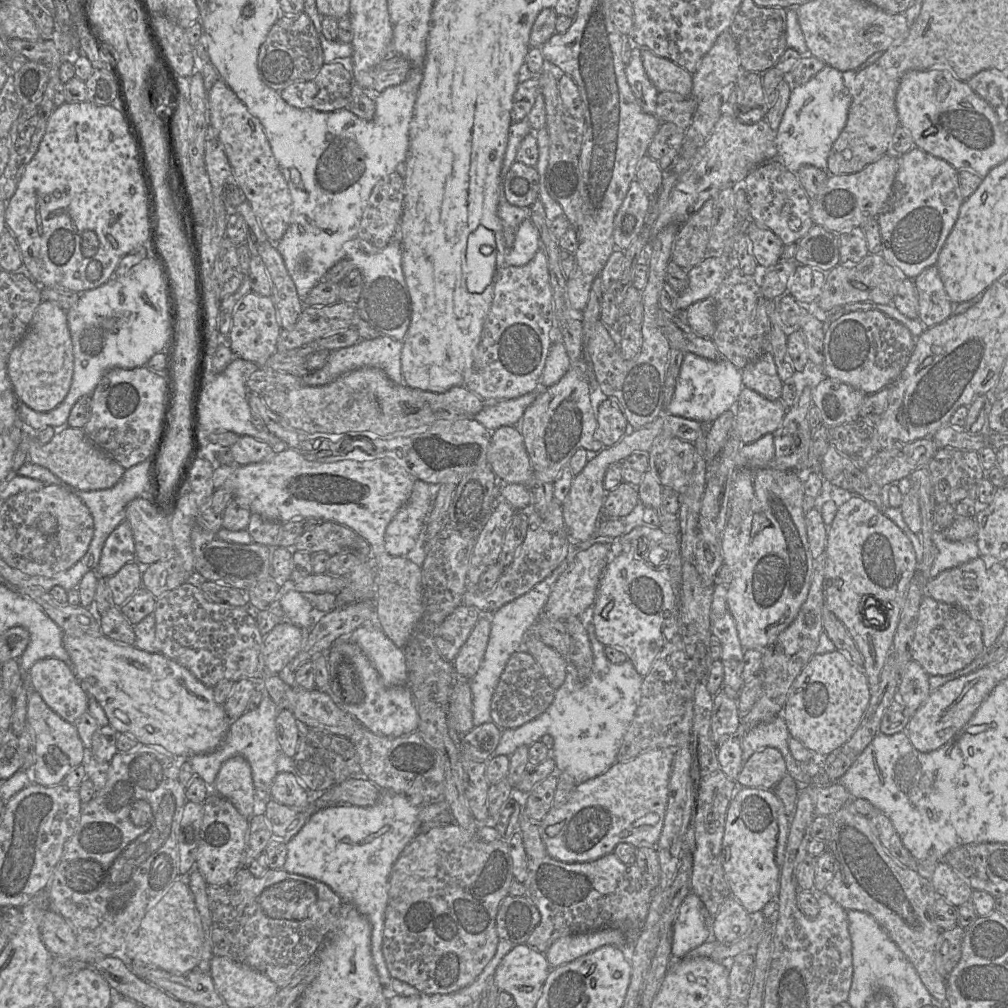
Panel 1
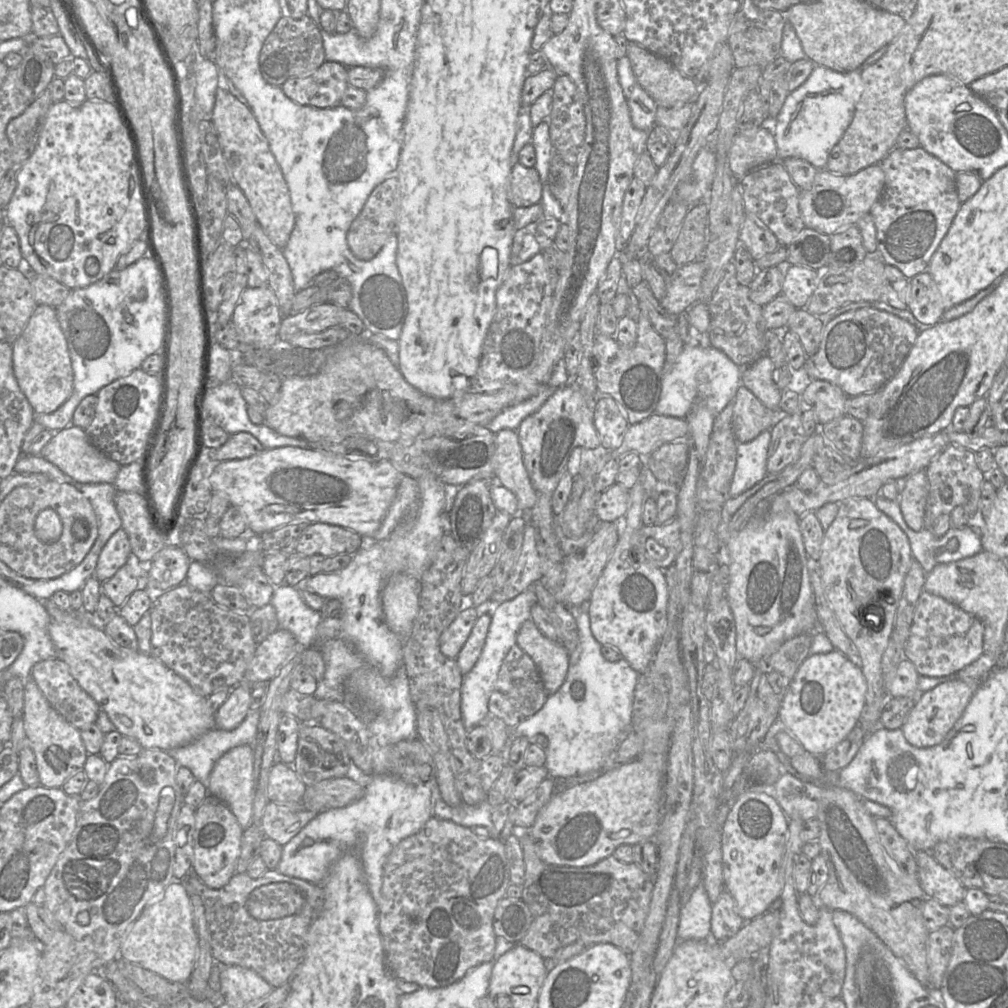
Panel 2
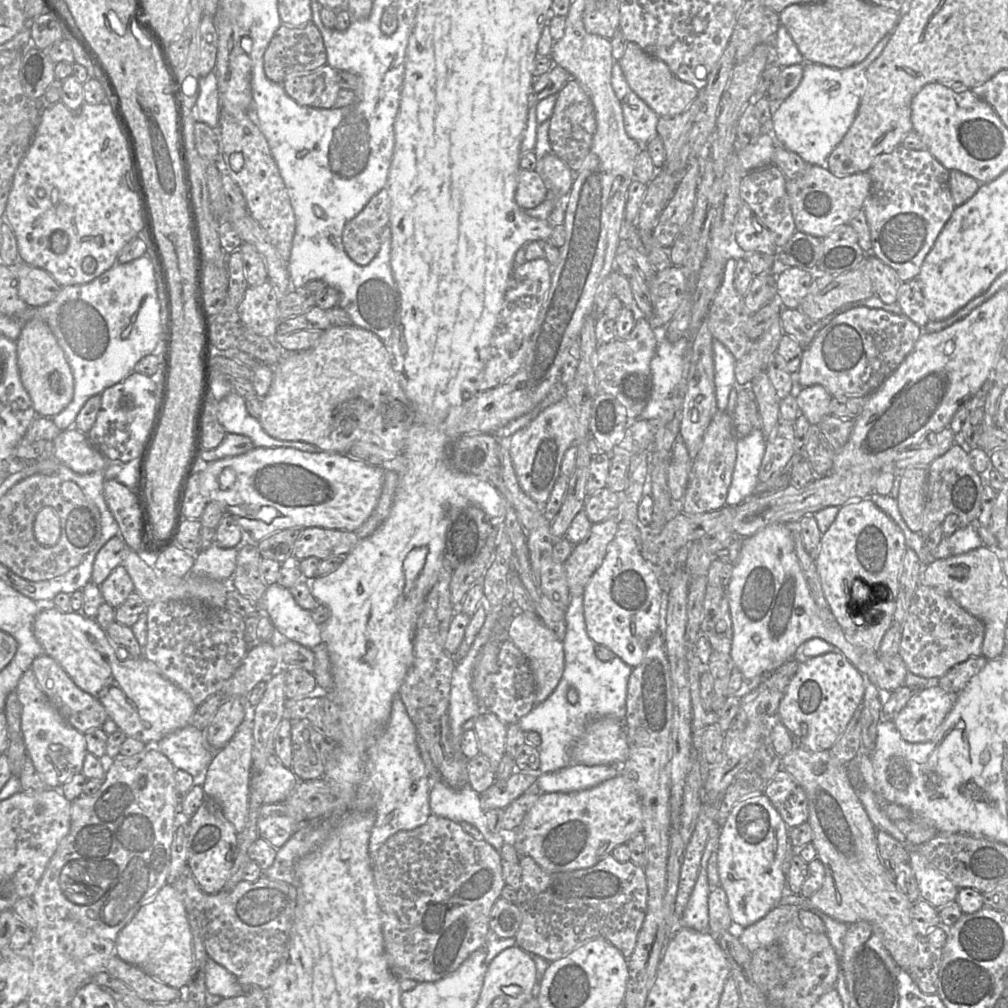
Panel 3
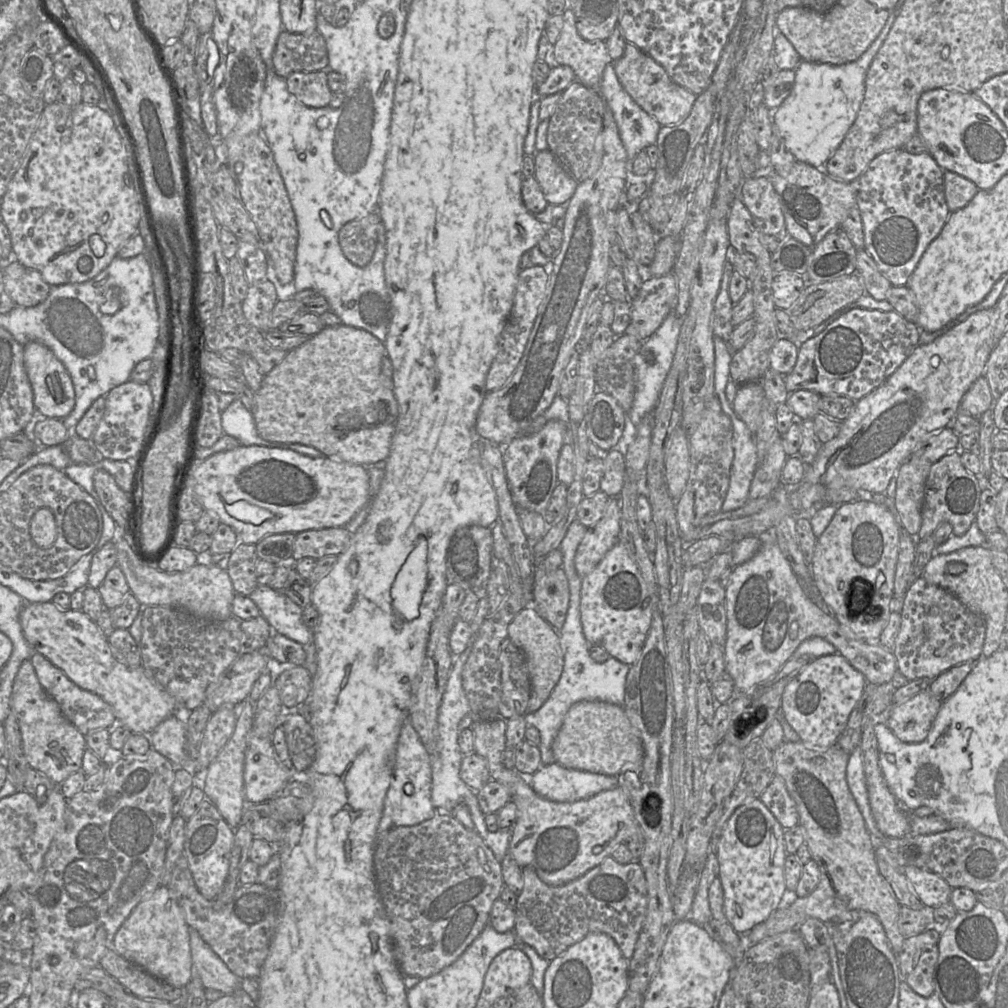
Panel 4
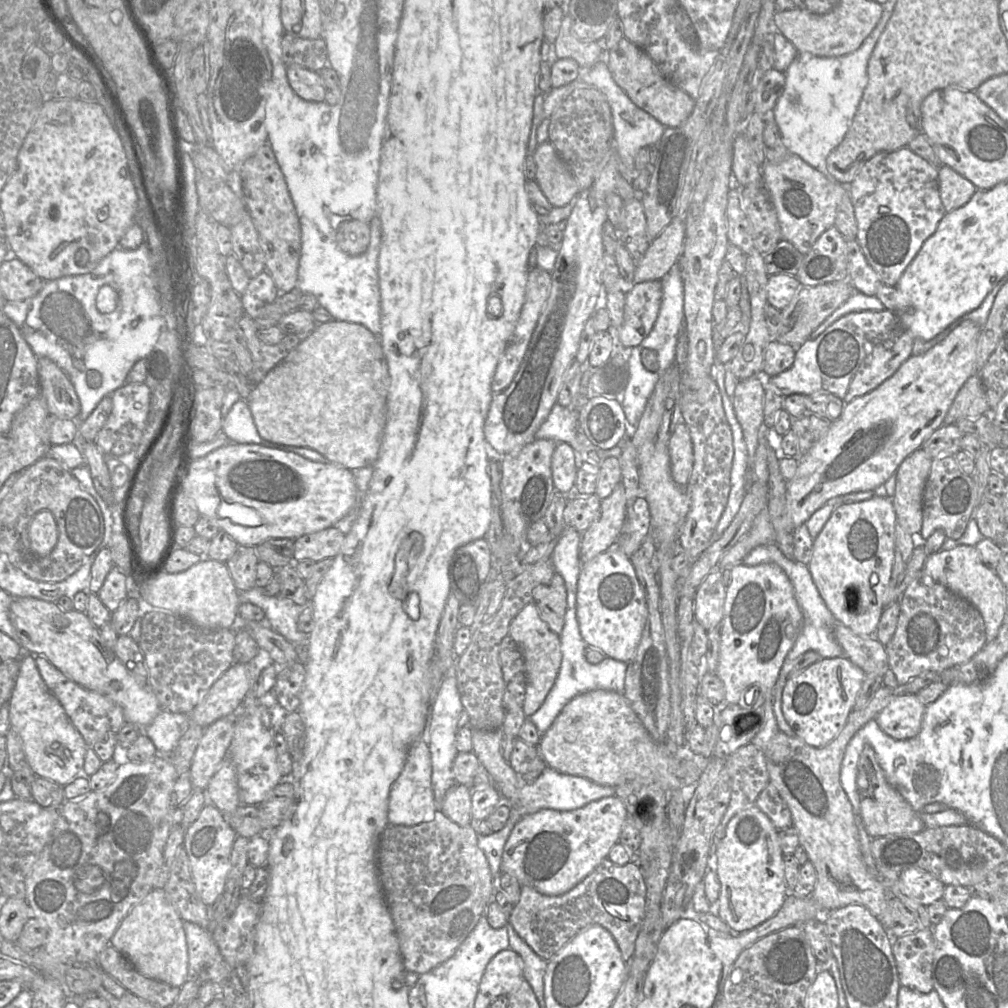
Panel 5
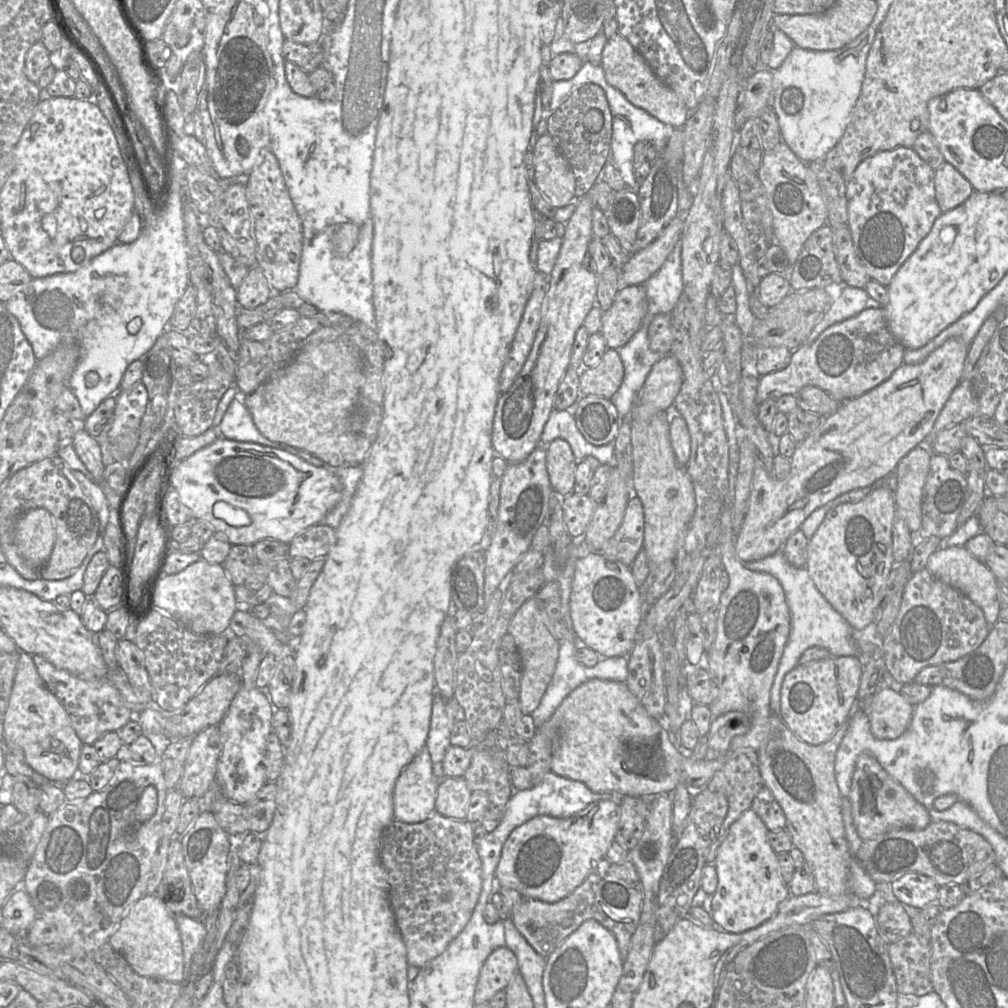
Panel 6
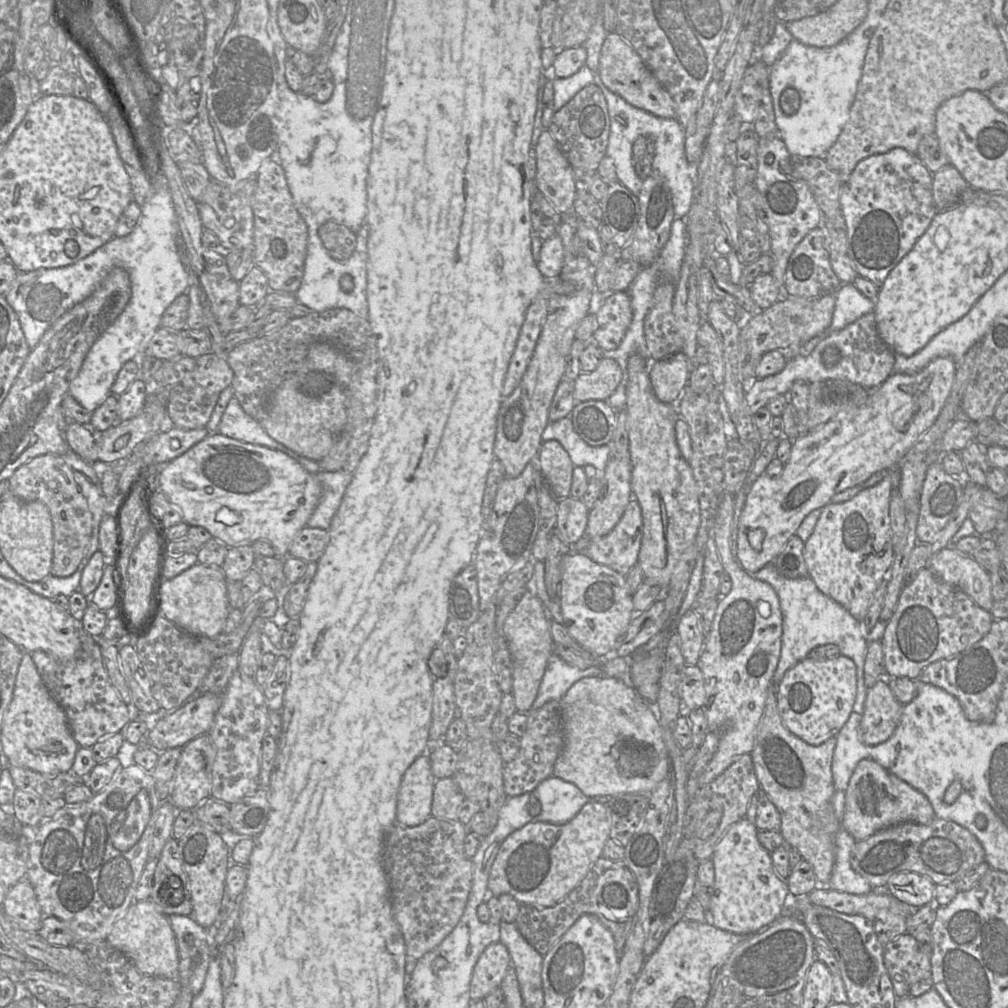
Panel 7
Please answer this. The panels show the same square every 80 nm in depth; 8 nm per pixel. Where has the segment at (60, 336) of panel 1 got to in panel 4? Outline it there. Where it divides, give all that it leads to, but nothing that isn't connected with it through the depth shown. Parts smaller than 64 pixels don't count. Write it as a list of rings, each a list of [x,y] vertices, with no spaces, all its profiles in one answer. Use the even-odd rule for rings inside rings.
[[[37,341],[23,346],[24,367],[33,392],[33,403],[37,416],[64,419],[75,405],[75,393],[71,377],[54,353]]]

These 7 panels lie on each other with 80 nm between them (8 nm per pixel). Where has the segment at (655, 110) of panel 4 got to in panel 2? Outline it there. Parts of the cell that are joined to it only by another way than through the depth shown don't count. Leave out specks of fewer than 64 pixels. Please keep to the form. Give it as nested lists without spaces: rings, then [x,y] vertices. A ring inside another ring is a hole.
[[[628,42],[626,56],[637,82],[658,106],[683,106],[697,97],[700,85],[681,74],[668,60],[633,42]]]

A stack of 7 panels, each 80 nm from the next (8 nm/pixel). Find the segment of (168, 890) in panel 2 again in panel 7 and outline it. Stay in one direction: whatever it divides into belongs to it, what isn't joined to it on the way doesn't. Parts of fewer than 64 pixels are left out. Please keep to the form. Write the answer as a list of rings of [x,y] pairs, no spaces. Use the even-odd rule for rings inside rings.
[[[134,901],[117,919],[106,940],[112,947],[123,952],[141,973],[171,980],[179,979],[176,937],[168,916],[153,901]]]

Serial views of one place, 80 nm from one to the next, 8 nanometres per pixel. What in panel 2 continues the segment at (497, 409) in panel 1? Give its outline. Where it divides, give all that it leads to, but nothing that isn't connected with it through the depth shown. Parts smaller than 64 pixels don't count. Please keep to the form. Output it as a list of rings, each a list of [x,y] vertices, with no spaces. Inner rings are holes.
[[[549,385],[544,386],[537,395],[502,410],[486,427],[493,434],[502,429],[517,430],[520,423],[535,413],[558,388]]]

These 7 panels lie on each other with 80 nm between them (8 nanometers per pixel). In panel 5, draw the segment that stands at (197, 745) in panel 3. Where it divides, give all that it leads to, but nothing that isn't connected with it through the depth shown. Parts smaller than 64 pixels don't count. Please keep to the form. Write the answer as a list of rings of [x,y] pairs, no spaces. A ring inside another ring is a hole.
[[[161,710],[153,722],[144,728],[144,734],[153,742],[157,751],[171,755],[181,738],[181,730],[174,714]]]

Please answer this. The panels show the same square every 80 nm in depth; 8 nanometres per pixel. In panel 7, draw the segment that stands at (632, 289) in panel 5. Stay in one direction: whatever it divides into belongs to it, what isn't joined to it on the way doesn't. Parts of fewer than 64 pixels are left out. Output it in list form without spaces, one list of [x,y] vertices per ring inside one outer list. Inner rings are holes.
[[[627,291],[608,294],[595,314],[597,329],[591,342],[604,351],[615,350],[629,328],[633,312]]]

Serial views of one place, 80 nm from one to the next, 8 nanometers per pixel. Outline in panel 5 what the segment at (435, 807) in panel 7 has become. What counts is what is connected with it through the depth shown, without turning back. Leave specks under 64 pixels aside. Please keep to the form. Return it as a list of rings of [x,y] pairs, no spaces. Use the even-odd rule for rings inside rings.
[[[456,783],[447,790],[439,809],[460,826],[473,826],[471,794],[471,788]]]

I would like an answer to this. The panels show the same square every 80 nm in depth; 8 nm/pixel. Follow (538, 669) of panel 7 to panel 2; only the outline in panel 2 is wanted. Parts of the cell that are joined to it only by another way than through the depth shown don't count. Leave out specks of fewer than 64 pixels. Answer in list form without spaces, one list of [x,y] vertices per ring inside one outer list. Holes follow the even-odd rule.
[[[531,618],[520,626],[516,645],[537,665],[548,694],[556,693],[564,683],[569,668],[569,655],[564,646],[558,640],[545,637]]]

